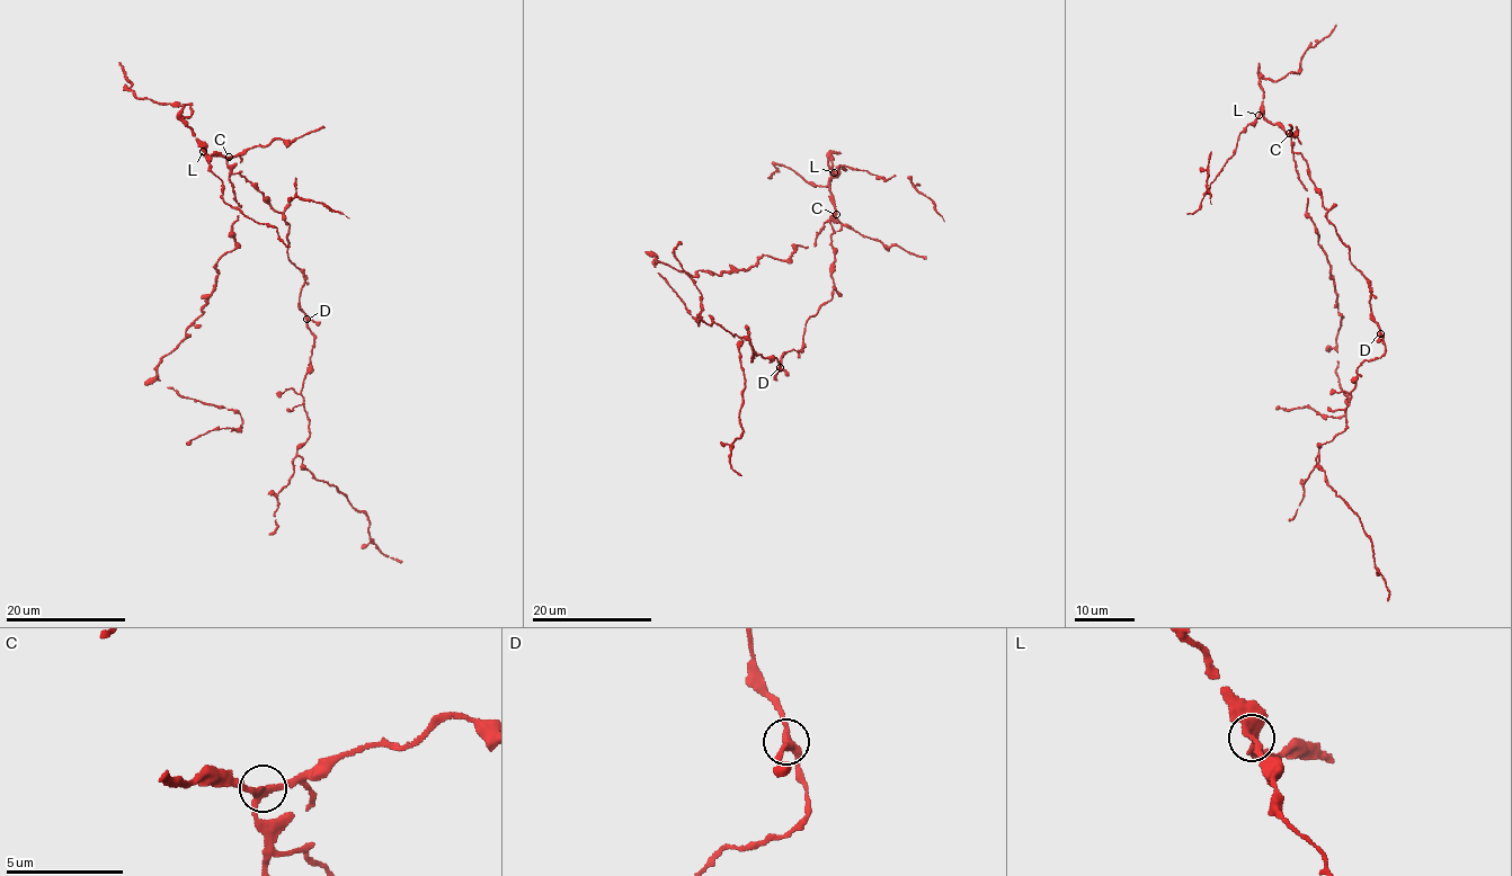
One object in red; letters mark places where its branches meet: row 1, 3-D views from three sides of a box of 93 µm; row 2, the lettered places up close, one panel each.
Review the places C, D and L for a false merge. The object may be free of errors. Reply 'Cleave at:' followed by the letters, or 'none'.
Cleave at: none

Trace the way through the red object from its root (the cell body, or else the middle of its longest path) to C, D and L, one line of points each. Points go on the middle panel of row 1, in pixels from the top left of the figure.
C: (833, 270), (836, 258), (830, 222), (832, 215), (836, 214)
D: (833, 270), (830, 298), (808, 318), (803, 346), (797, 351), (792, 349), (783, 354), (780, 367)
L: (833, 270), (836, 258), (830, 222), (835, 208), (830, 182), (834, 172)

